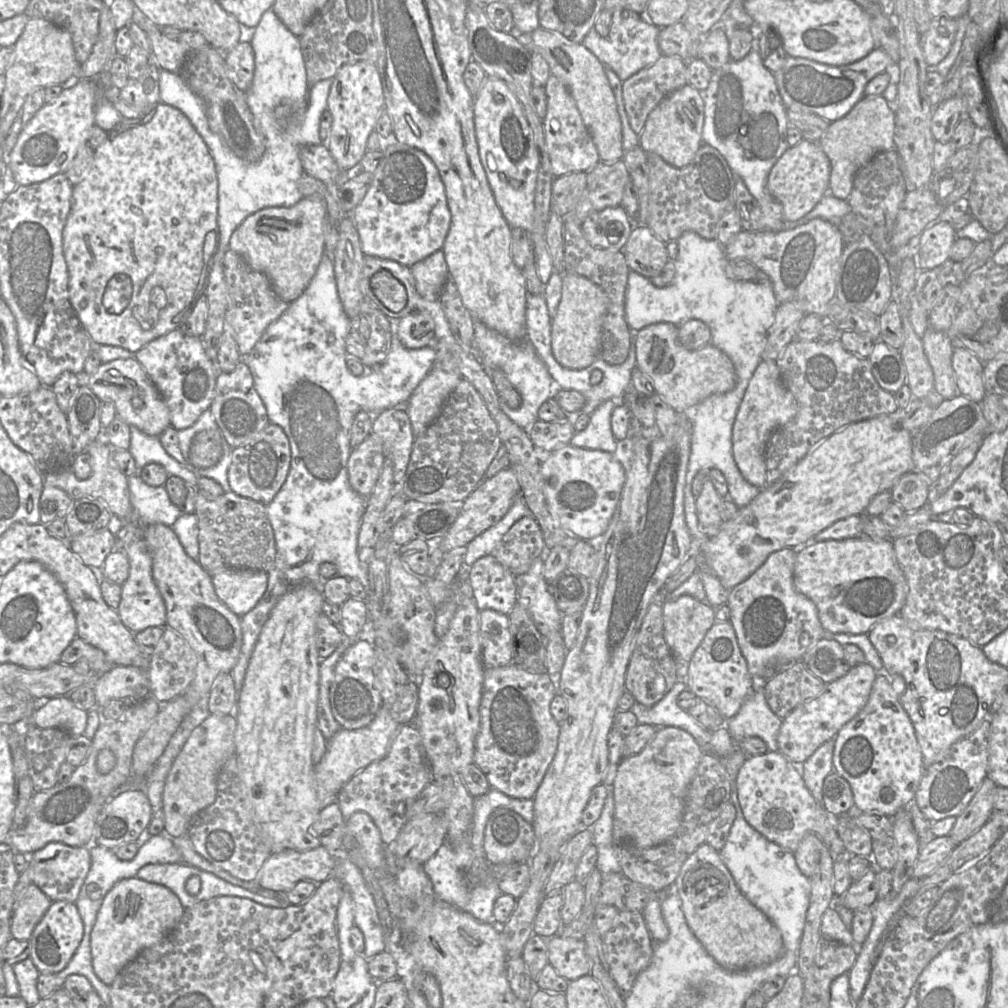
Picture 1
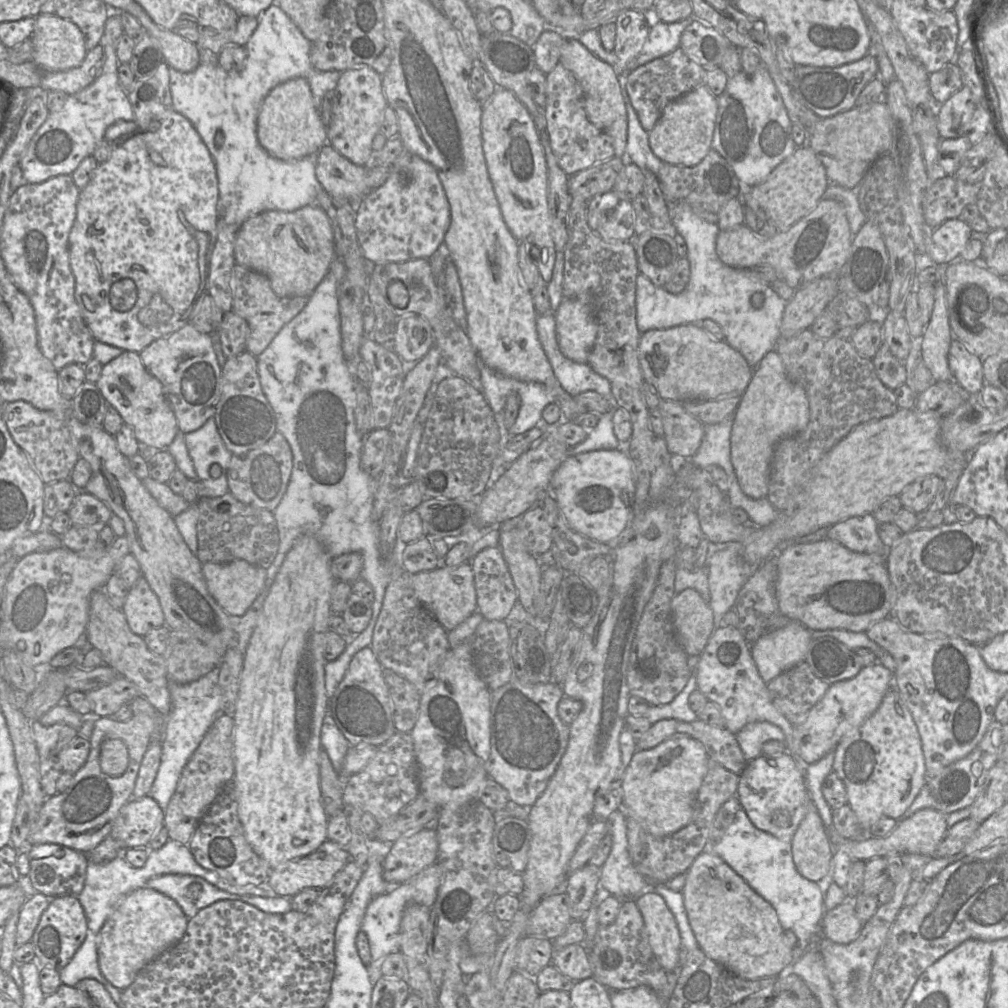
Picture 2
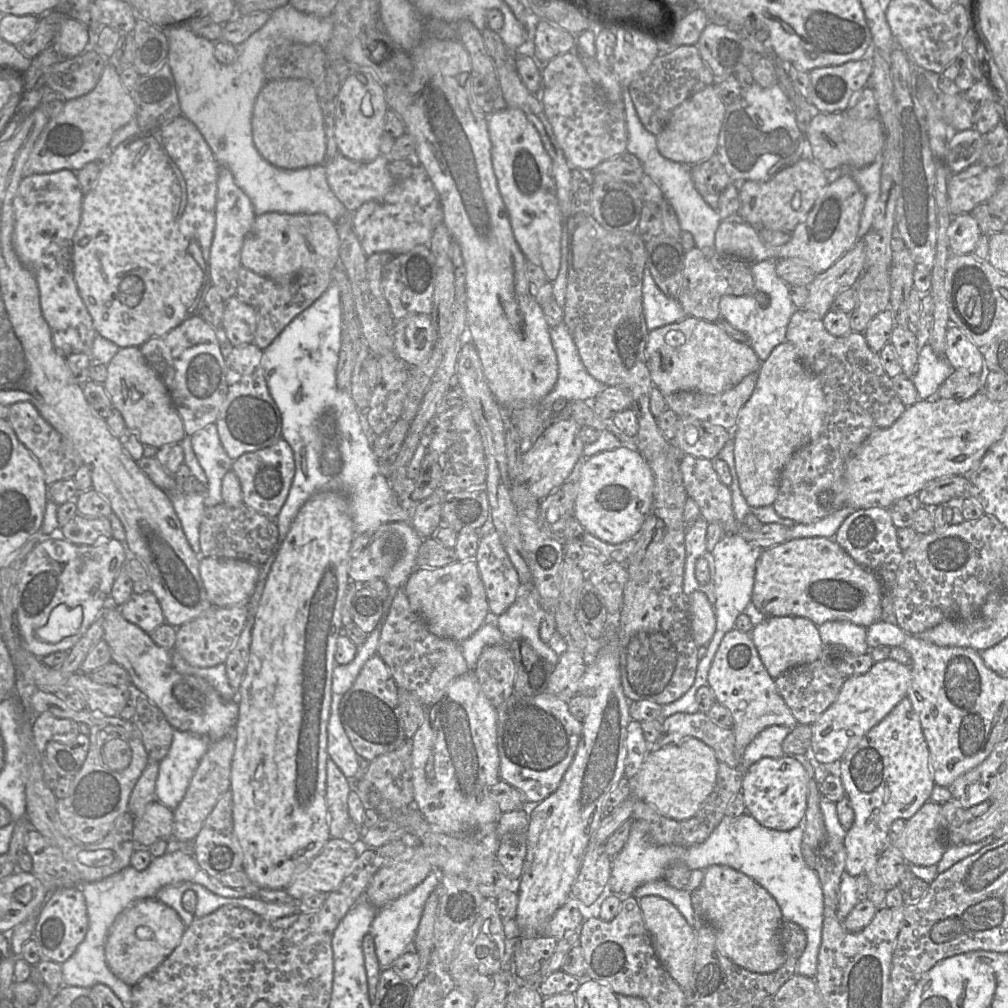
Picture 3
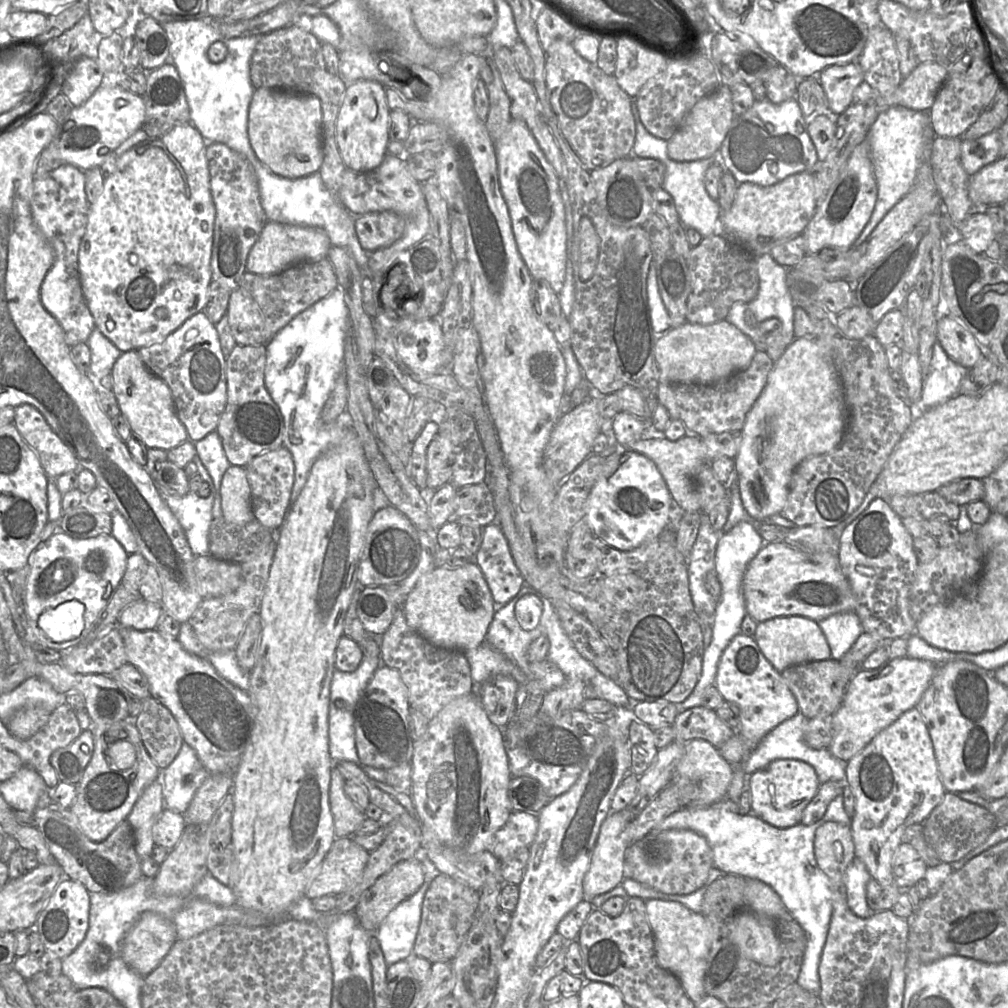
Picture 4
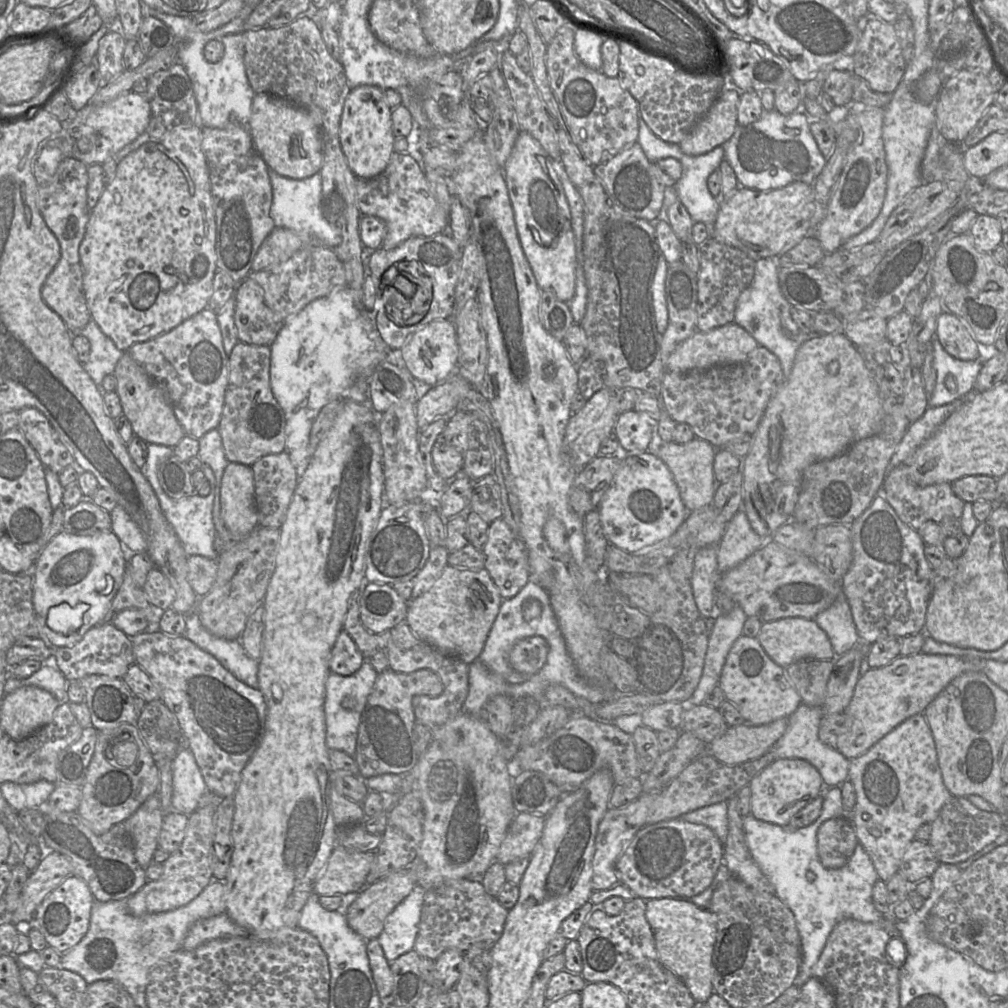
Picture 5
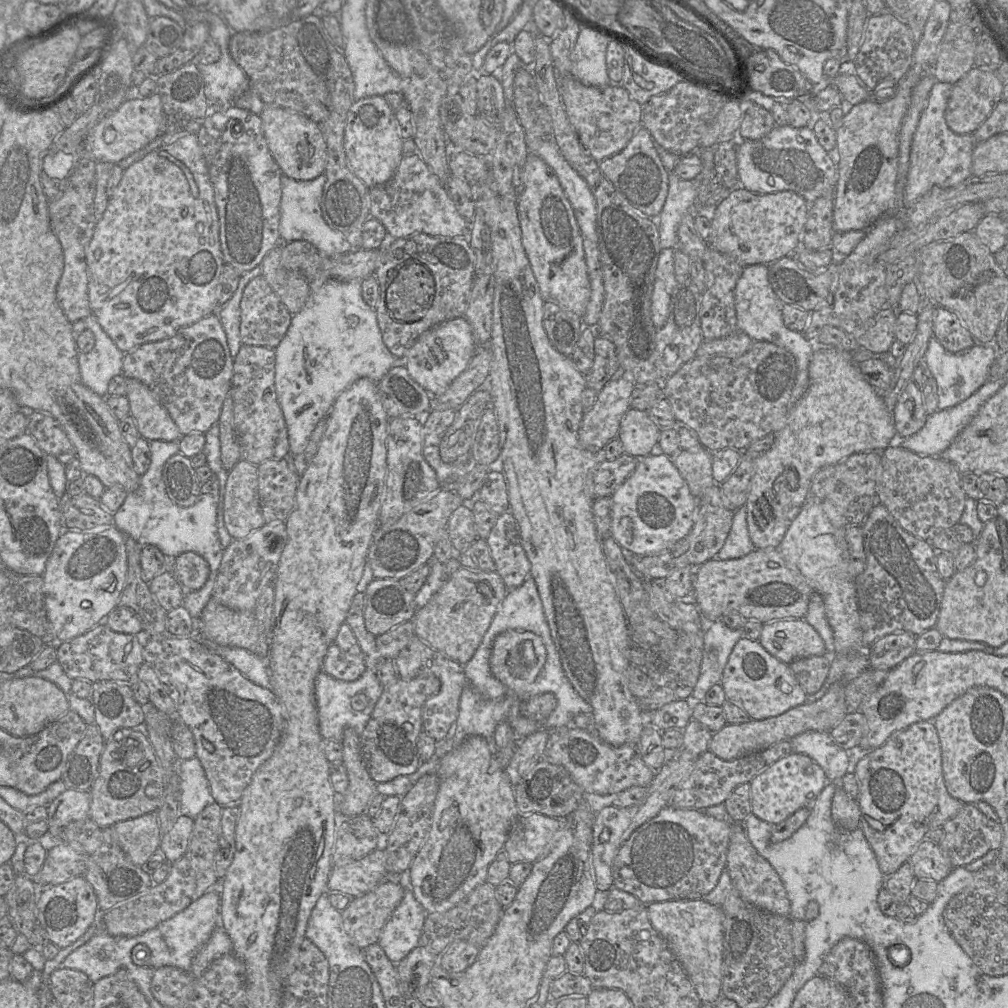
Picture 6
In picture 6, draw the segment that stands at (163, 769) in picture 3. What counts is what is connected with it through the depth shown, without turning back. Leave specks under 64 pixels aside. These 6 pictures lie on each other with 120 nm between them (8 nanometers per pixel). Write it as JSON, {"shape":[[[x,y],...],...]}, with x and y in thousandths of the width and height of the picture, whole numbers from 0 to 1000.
{"shape":[[[195,751],[177,755],[176,769],[179,809],[192,813],[203,801],[213,797],[207,776]]]}

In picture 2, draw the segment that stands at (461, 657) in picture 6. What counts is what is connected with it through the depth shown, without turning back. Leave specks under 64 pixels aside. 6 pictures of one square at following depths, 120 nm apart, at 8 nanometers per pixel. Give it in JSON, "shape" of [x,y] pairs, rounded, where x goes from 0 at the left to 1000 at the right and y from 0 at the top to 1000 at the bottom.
{"shape":[[[466,558],[452,563],[437,561],[428,566],[409,569],[408,578],[416,596],[443,626],[450,624],[473,605],[470,569]]]}

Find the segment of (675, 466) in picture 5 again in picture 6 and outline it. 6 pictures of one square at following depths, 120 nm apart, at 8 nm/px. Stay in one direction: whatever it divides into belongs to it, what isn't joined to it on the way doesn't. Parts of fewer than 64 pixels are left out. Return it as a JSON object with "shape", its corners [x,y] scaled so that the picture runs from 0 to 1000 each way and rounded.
{"shape":[[[697,442],[677,445],[671,451],[663,453],[667,455],[685,489],[690,495],[709,479],[706,470],[706,448]]]}

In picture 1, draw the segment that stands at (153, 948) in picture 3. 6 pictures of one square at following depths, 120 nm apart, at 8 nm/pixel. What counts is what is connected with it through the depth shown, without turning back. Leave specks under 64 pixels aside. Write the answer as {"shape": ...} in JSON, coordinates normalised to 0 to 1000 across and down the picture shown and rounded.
{"shape":[[[136,869],[116,875],[105,887],[90,924],[91,959],[95,968],[109,978],[117,965],[141,942],[160,935],[176,920],[183,907],[183,902],[178,891],[162,878],[145,875]]]}

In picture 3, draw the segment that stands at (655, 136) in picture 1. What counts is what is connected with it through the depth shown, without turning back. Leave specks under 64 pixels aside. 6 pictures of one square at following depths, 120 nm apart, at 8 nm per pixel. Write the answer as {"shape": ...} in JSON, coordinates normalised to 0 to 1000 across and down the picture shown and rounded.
{"shape":[[[707,82],[682,97],[667,111],[660,127],[651,134],[655,153],[669,161],[689,164],[710,152],[720,104],[711,93]]]}

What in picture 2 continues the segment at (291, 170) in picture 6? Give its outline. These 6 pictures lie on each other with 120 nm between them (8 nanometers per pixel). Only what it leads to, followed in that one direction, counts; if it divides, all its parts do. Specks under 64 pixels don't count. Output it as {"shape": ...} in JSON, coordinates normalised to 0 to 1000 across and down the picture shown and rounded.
{"shape":[[[296,76],[272,86],[262,97],[255,116],[255,138],[269,155],[291,160],[316,149],[325,141],[325,127],[320,123],[317,107],[312,102],[305,78]]]}

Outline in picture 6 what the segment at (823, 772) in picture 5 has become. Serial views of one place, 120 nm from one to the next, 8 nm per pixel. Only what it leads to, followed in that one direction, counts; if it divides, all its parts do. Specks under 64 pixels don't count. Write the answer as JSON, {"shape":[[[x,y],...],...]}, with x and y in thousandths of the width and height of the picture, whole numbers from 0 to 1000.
{"shape":[[[802,725],[784,734],[786,747],[807,753],[822,776],[833,777],[845,762],[845,747],[832,741],[822,727]]]}

